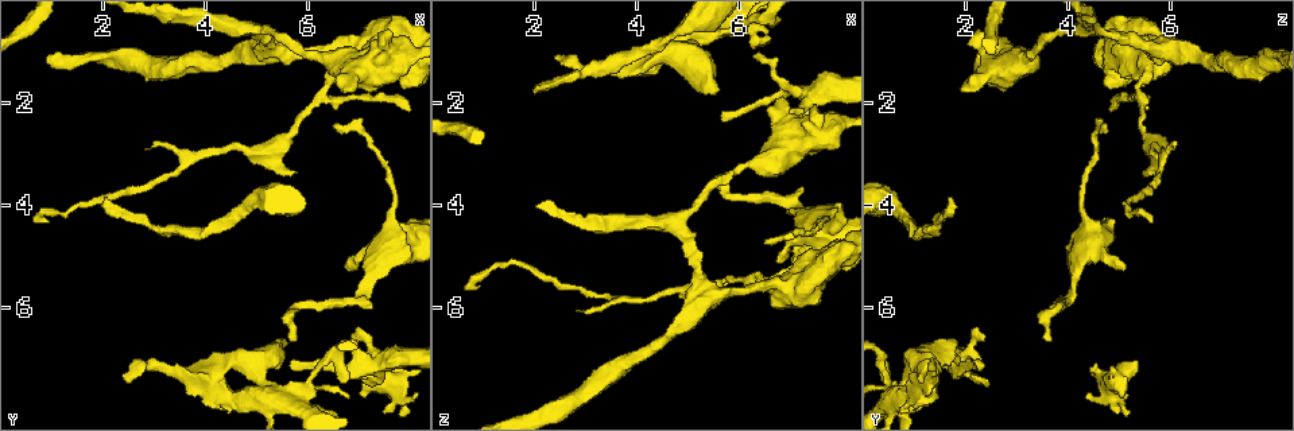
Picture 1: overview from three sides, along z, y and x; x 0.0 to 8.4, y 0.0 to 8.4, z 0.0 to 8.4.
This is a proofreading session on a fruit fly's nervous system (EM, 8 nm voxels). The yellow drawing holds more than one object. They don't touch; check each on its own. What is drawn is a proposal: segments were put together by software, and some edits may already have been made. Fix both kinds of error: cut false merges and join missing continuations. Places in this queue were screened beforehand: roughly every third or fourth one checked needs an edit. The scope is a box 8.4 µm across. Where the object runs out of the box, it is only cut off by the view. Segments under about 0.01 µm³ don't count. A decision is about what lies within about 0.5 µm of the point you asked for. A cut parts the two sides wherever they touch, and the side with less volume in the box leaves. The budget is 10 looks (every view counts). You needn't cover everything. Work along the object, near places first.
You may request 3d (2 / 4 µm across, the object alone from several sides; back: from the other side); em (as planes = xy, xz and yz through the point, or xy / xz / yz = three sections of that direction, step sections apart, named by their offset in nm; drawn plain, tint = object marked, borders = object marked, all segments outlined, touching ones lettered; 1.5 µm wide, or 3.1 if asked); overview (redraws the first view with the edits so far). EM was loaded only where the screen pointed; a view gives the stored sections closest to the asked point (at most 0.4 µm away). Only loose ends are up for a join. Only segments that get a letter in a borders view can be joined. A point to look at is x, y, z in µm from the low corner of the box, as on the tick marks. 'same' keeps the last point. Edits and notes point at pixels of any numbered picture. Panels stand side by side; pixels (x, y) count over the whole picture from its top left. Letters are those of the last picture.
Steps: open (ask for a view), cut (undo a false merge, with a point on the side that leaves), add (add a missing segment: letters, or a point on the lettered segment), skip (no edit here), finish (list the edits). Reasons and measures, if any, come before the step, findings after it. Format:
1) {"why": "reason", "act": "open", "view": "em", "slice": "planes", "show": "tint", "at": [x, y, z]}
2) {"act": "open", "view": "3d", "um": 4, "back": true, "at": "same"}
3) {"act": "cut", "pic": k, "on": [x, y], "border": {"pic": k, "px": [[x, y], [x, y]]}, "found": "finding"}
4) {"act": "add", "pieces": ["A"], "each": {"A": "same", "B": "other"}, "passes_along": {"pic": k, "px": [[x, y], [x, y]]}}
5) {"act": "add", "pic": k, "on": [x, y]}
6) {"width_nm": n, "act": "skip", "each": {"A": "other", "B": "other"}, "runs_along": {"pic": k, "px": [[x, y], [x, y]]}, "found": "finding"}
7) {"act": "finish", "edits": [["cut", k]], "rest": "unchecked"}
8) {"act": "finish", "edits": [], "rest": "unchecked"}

{"why": "tapers out", "act": "open", "view": "em", "slice": "xz", "step": 4, "show": "borders", "at": [2.40, 7.50, 1.15]}

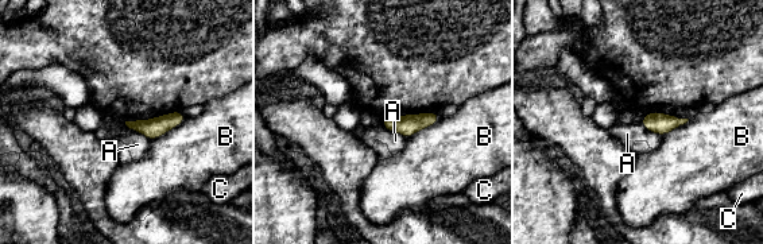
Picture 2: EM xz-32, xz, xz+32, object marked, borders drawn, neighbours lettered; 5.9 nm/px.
{"act": "open", "view": "em", "slice": "yz", "step": 4, "show": "borders", "at": "same"}

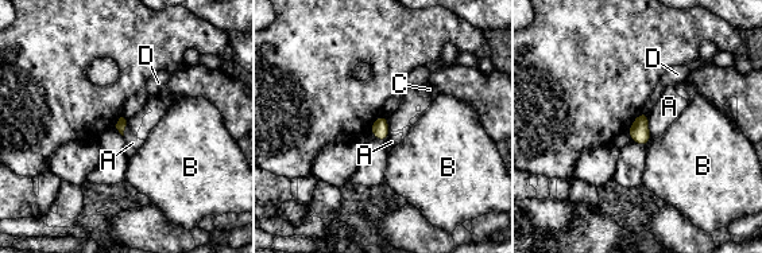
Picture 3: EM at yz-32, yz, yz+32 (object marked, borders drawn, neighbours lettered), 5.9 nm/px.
{"act": "skip", "each": {"A": "other", "B": "other", "C": "other", "D": "other"}, "border": {"pic": 3, "px": [[648, 113], [650, 139]]}, "found": "none of them fits"}

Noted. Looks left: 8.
{"why": "branch stops here", "act": "open", "view": "3d", "um": 2, "at": [7.15, 7.45, 2.40]}

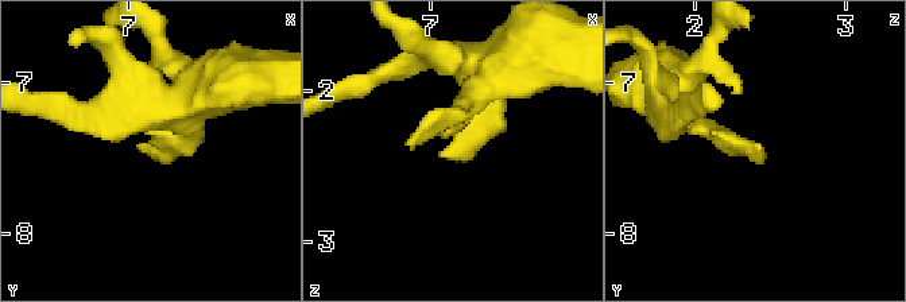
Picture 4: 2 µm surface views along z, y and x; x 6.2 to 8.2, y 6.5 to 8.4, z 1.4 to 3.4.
{"why": "shape alone is not enough", "act": "open", "view": "em", "slice": "xz", "step": 4, "show": "plain", "at": [7.18, 7.50, 2.42]}

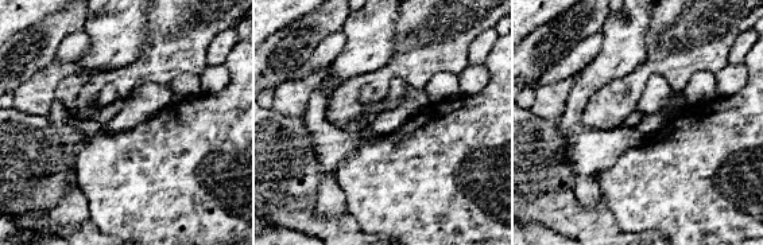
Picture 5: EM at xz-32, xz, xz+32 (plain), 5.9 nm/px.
{"why": "see the neighbours", "act": "open", "view": "em", "slice": "xz", "step": 4, "show": "borders", "at": "same"}

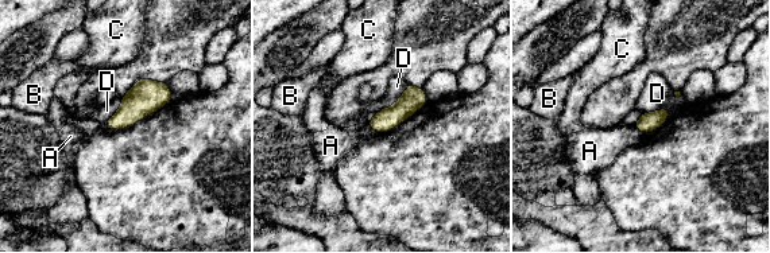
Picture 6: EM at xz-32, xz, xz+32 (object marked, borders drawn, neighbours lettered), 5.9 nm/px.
{"longest_contact_nm": ["D", 260], "act": "skip", "each": {"A": "other", "B": "other", "C": "other", "D": "other"}, "border": {"pic": 6, "px": [[363, 124], [378, 133]]}, "found": "no lettered segment goes on from it"}

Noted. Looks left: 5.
{"why": "free end", "act": "open", "view": "3d", "um": 2, "at": [5.45, 6.75, 1.90]}

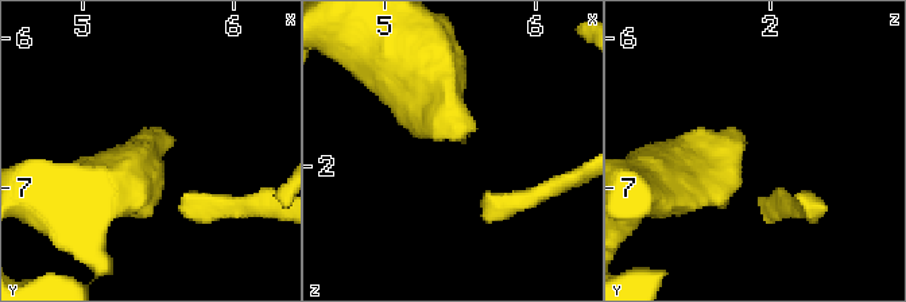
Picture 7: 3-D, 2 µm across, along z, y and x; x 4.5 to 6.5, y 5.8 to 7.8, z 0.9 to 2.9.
{"why": "need the tissue", "act": "open", "view": "em", "slice": "yz", "step": 8, "show": "borders", "at": [5.50, 6.70, 1.86]}

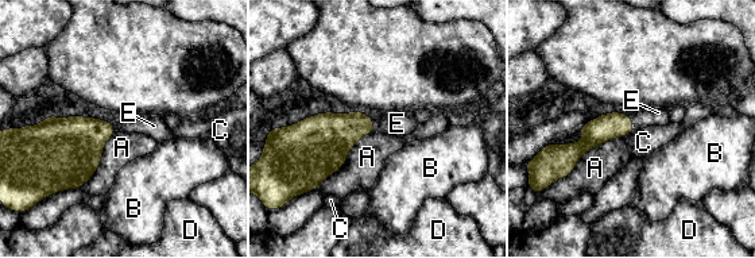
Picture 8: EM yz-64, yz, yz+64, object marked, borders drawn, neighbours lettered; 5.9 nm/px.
{"why": "another direction", "act": "open", "view": "em", "slice": "planes", "show": "borders", "at": "same"}

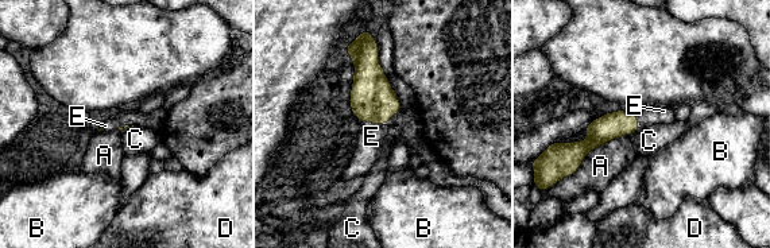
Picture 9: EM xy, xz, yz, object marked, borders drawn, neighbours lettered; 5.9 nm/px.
{"longest_contact_nm": ["A", 480], "act": "add", "pieces": ["E"], "each": {"A": "other", "B": "other", "C": "other", "D": "other", "E": "same"}, "found": "it goes on there"}

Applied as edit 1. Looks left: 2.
{"act": "finish", "edits": [["add", 9]], "rest": "unchecked"}

